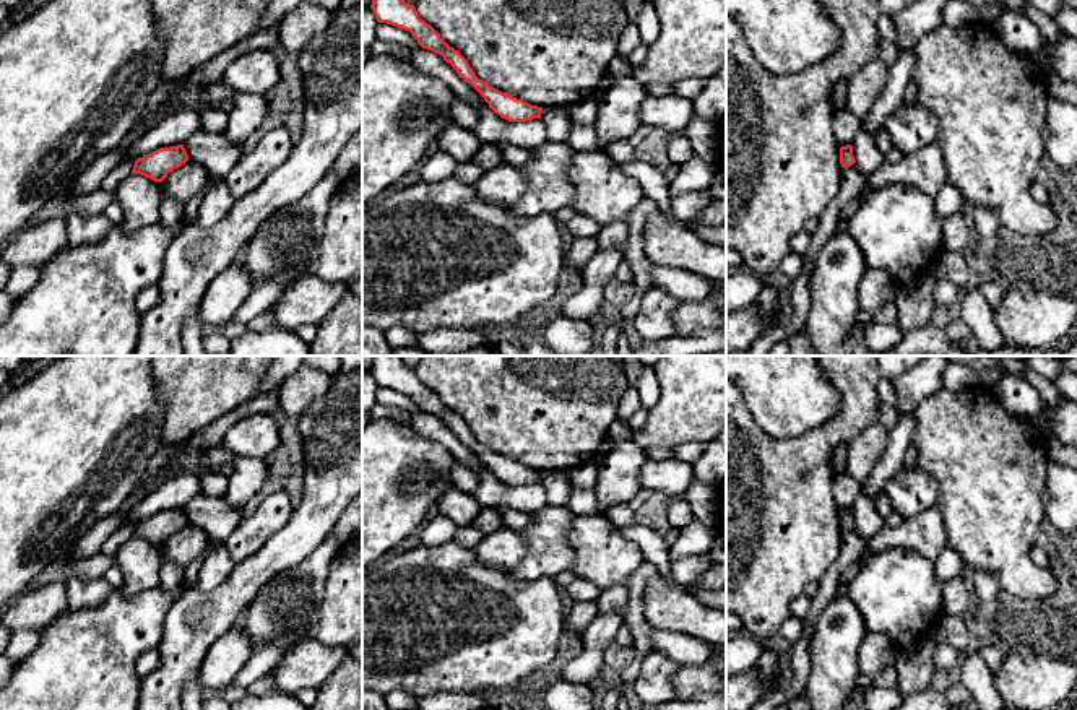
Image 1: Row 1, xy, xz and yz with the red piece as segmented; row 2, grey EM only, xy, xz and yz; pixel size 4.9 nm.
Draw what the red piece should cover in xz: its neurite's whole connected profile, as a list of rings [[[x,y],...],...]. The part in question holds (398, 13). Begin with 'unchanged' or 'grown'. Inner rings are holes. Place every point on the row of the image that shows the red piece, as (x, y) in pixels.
unchanged | [[[372,0],[370,8],[378,23],[409,31],[422,49],[442,55],[456,70],[458,76],[469,83],[502,119],[526,122],[541,117],[543,107],[531,106],[479,80],[468,60],[450,47],[430,24],[419,18],[414,5],[404,0]]]

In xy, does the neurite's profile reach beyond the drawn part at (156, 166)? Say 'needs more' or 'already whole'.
already whole

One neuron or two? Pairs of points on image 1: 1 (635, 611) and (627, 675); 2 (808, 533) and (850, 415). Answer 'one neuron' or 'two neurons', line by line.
1: one neuron
2: one neuron

